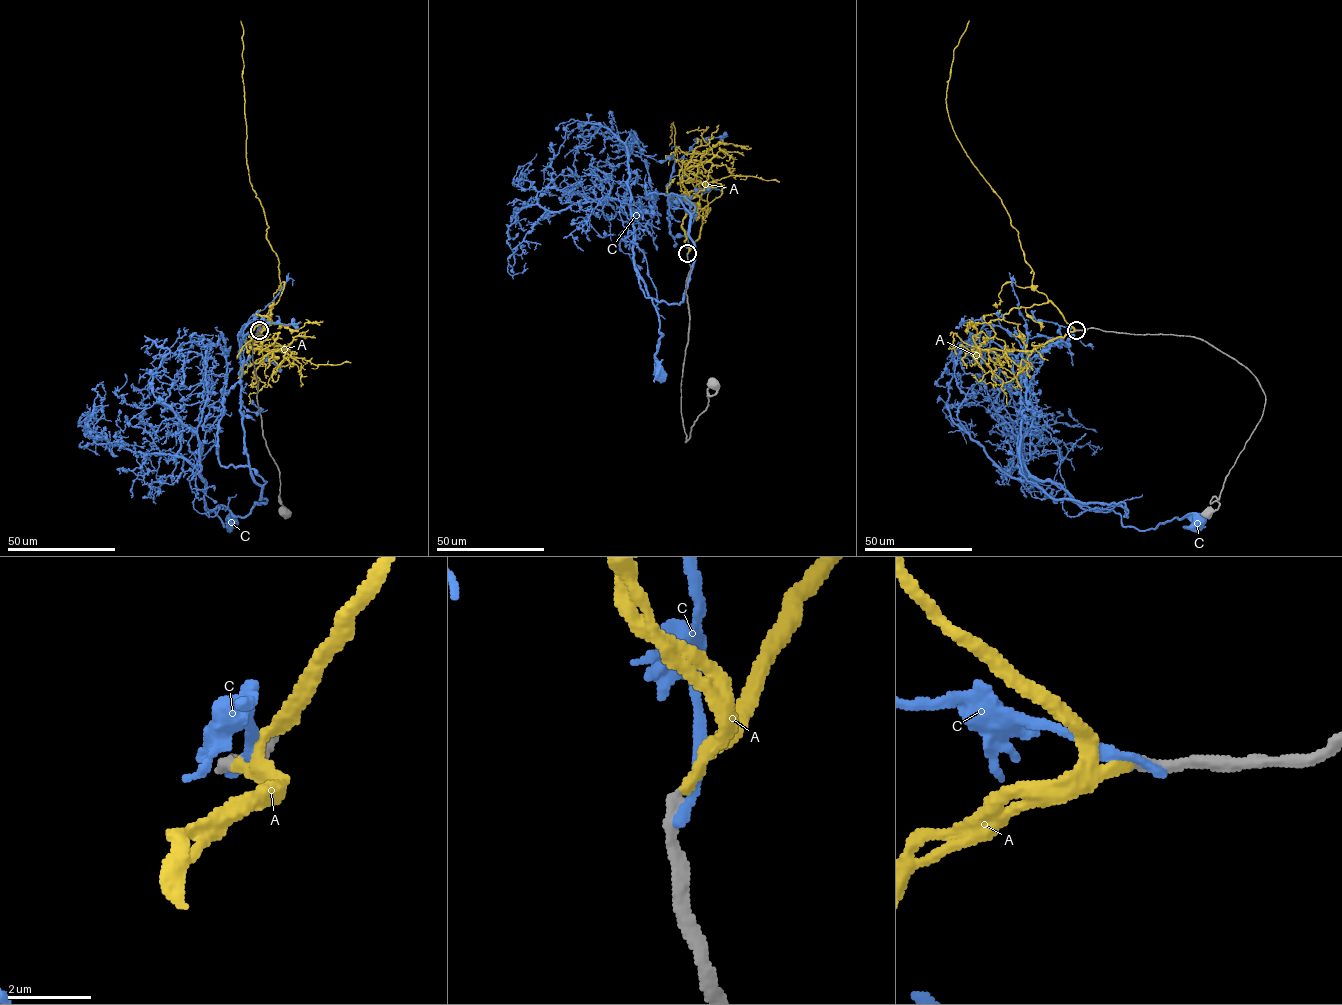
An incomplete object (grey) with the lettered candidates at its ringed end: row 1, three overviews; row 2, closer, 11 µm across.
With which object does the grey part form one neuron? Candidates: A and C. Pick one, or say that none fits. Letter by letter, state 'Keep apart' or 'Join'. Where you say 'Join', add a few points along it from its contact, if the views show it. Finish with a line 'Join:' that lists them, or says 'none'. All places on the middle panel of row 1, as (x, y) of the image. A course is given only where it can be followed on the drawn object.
A: Join. Its course: (688, 253), (698, 238), (708, 209), (707, 201), (695, 195), (697, 189), (678, 163), (673, 122), (669, 145)
C: Keep apart
Join: A

